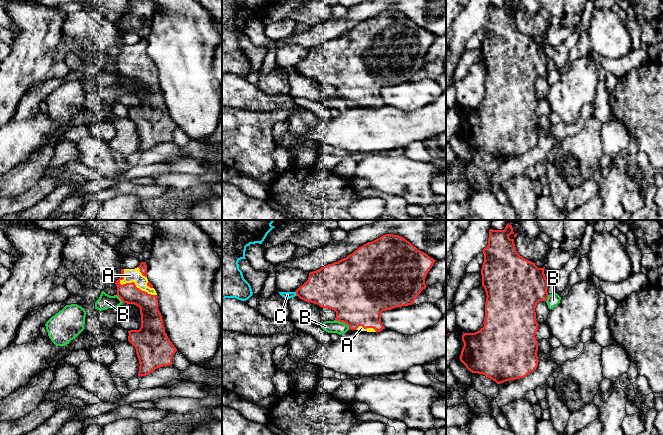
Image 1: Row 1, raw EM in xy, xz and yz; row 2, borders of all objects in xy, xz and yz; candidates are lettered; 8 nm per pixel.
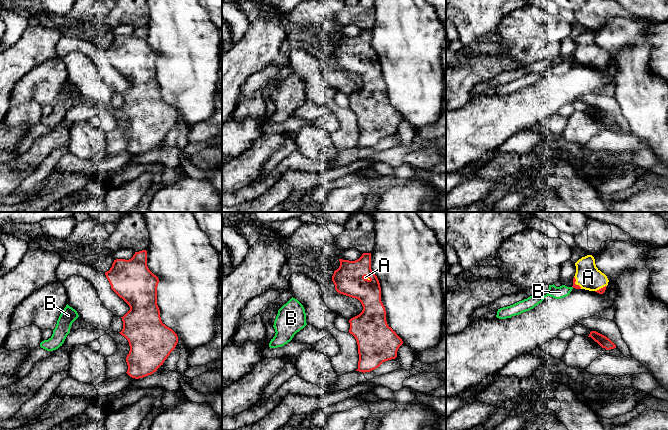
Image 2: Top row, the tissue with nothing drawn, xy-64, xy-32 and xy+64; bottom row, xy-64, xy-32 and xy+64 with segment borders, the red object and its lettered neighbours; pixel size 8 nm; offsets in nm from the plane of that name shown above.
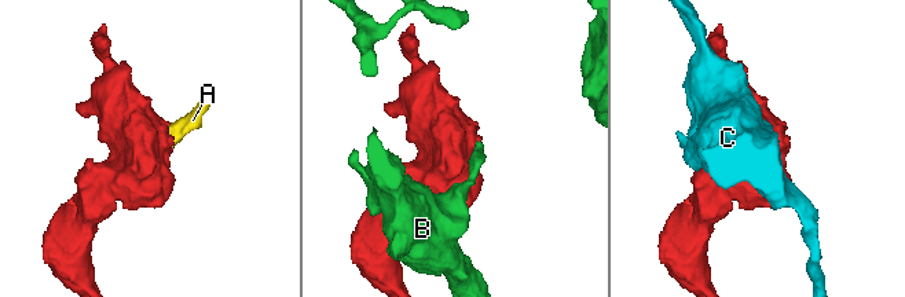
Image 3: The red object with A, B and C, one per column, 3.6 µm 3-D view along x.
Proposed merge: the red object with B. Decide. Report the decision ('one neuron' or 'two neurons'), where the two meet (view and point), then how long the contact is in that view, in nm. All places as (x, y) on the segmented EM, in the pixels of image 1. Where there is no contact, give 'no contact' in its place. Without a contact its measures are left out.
two neurons | xz (343, 322) | 140 nm

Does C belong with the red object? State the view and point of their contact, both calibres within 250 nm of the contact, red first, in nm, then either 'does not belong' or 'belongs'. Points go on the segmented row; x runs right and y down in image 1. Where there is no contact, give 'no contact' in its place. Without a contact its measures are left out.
meets red in xz at (296, 293); 320 nm thick on the red side, 60 nm on the other; does not belong

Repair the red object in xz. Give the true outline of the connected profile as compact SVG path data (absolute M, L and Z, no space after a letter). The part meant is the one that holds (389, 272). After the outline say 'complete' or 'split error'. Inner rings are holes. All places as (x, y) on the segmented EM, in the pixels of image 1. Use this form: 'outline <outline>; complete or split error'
outline M385 234L346 258L310 272L308 280L295 292L306 302L334 310L335 320L347 324L351 330L380 332L385 329L381 313L414 304L416 297L427 287L425 278L435 261L405 238Z; split error

